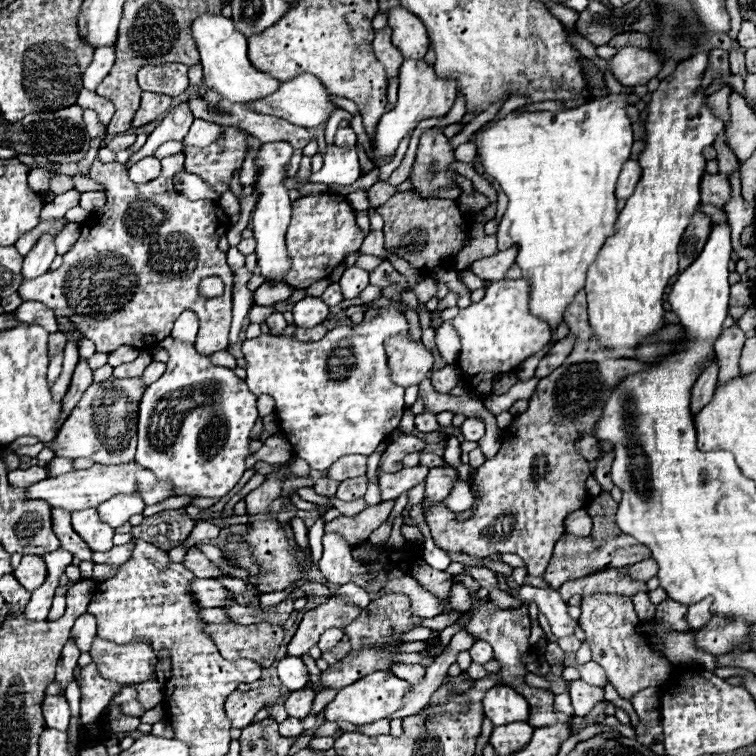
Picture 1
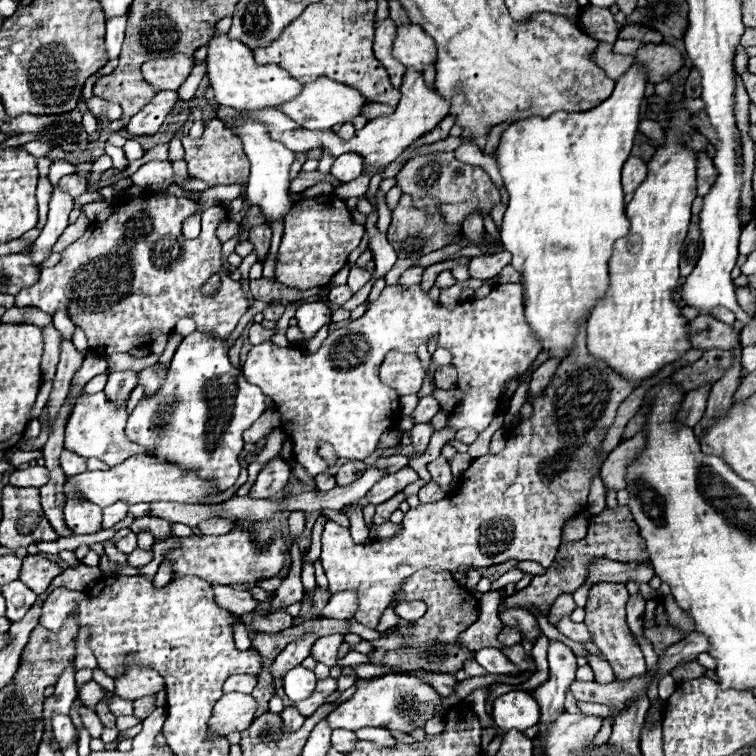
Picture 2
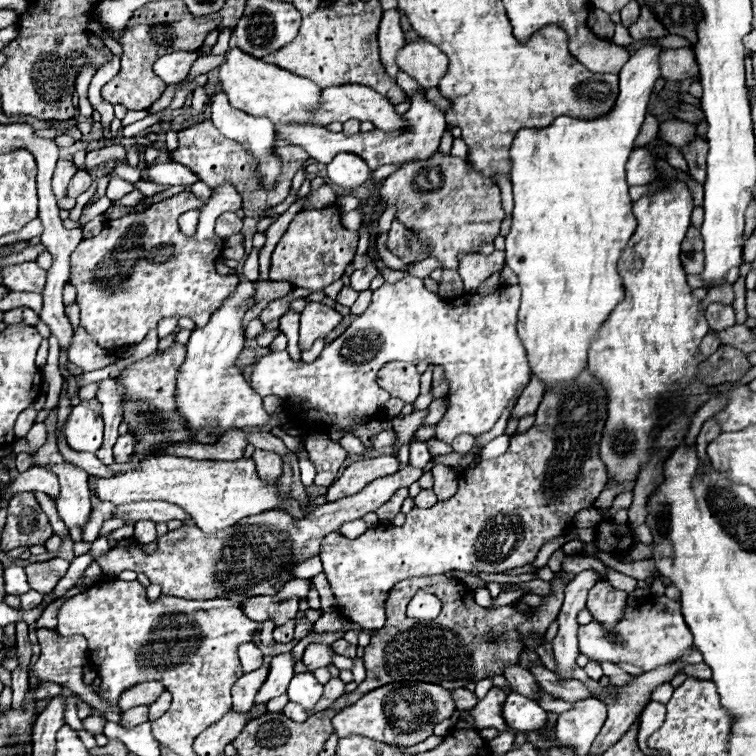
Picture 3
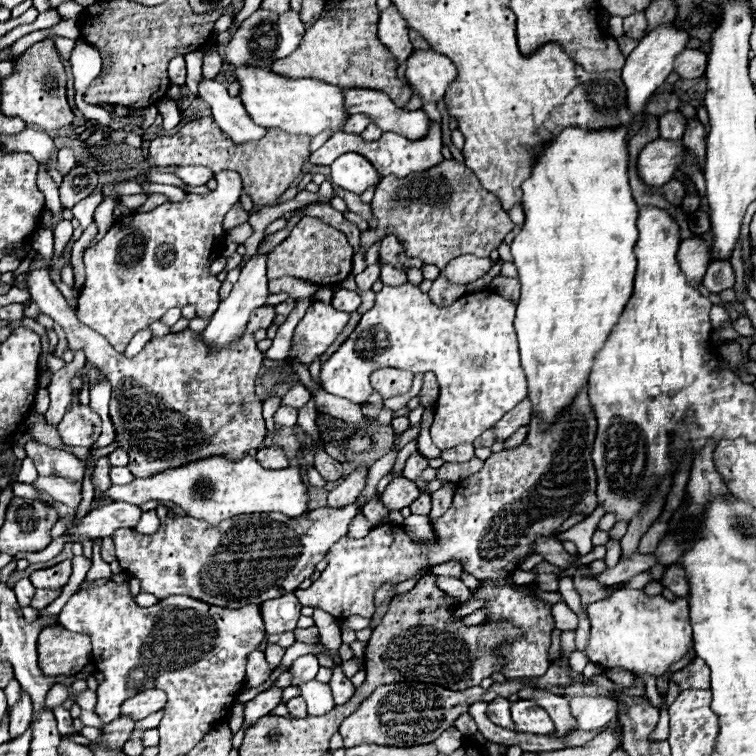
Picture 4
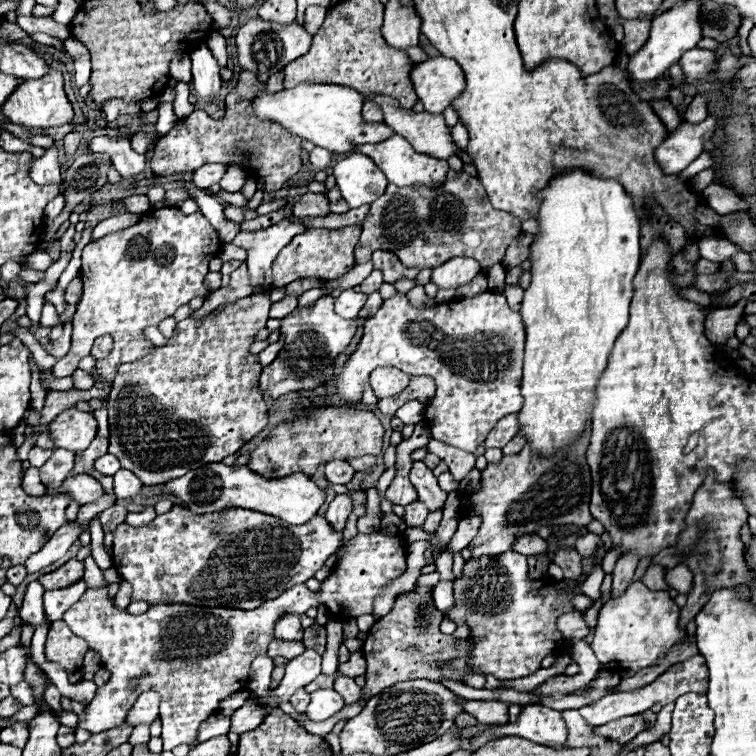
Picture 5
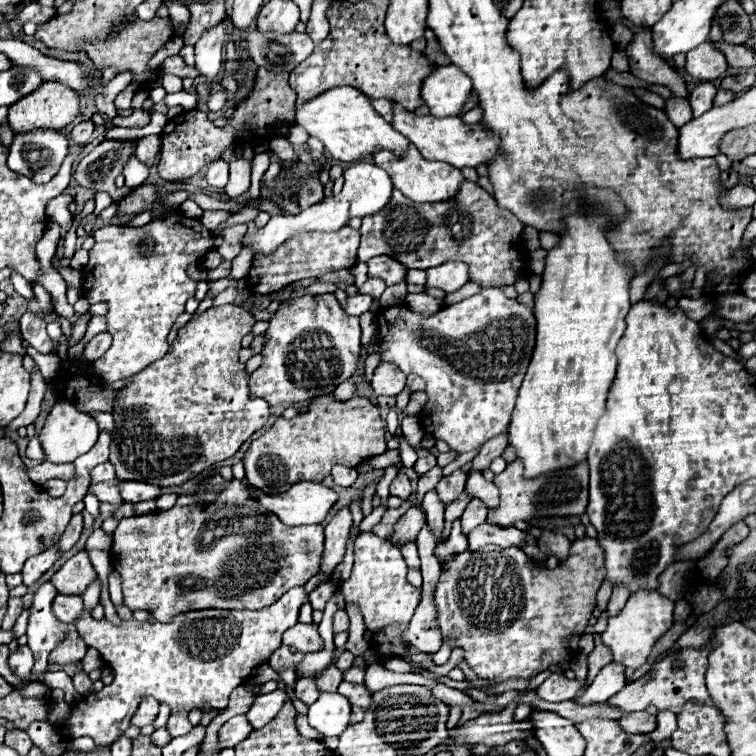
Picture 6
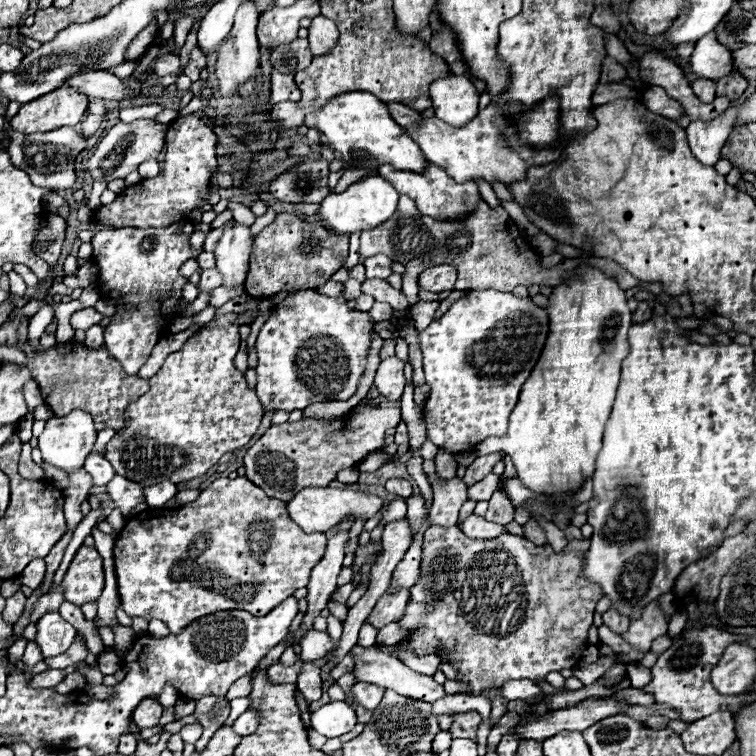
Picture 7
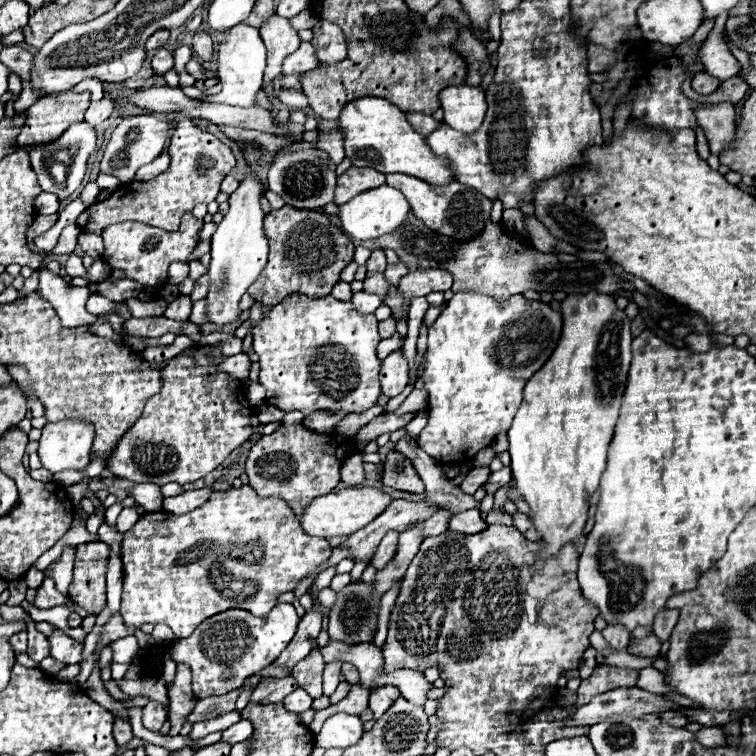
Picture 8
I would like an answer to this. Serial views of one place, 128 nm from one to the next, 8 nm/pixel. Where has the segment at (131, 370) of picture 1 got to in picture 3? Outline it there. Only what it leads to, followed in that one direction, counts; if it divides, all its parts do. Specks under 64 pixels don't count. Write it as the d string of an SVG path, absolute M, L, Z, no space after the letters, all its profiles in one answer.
M114 378L102 380L100 382L100 390L96 394L96 398L100 400L102 408L104 408L104 446L98 450L98 458L102 460L102 464L112 464L112 446L118 438L118 426L122 422L122 410L124 410L124 386L120 382L116 382Z

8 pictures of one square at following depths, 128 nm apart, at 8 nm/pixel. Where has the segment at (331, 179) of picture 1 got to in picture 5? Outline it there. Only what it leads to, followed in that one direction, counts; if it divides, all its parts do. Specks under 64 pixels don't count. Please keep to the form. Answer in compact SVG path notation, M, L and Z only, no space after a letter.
M348 154L334 164L334 176L342 198L350 208L372 204L386 190L388 180L364 154Z

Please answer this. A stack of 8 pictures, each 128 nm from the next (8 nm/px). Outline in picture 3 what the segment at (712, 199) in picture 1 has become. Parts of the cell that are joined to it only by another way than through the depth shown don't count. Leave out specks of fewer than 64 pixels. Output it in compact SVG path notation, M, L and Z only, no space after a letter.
M696 136L688 146L682 148L682 154L688 162L688 174L698 184L704 184L706 180L706 158L708 158L708 144L704 138Z

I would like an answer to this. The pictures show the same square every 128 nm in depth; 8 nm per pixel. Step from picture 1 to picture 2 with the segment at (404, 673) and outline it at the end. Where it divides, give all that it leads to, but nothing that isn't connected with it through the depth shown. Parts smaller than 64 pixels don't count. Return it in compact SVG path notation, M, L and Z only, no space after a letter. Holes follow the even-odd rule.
M358 664L358 666L354 666L354 670L360 678L372 678L372 676L382 676L390 668L388 666L376 666L376 664ZM420 670L420 672L408 672L408 676L420 678L422 682L426 682L434 690L438 690L438 694L442 694L442 696L448 696L450 692L453 692L457 682L454 675L439 672L424 672L424 670Z

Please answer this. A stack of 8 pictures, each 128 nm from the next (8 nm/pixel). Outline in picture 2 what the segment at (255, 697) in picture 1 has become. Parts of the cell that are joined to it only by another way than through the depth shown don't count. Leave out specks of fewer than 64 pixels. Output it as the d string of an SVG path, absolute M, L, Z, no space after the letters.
M224 694L214 706L214 714L210 718L210 732L218 736L246 730L254 720L256 708L258 704L250 694Z

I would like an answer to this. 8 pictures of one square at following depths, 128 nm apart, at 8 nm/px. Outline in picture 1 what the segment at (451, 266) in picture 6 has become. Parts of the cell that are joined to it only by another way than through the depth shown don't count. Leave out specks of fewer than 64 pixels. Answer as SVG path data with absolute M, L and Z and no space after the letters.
M508 248L504 252L494 254L494 256L476 260L470 268L478 278L488 280L488 282L498 282L498 280L504 280L506 272L514 264L514 258L516 258L516 248Z

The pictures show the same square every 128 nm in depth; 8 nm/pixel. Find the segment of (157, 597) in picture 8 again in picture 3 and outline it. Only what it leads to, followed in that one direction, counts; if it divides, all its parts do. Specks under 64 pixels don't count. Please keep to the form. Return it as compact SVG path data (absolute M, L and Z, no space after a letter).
M404 466L392 476L370 482L358 494L322 504L302 518L294 518L278 510L268 510L256 516L242 518L236 526L220 534L204 534L198 526L182 526L180 530L164 534L158 540L158 550L152 554L144 554L140 550L140 542L126 538L120 540L116 548L102 554L96 562L100 564L104 574L118 576L124 570L142 572L150 578L152 584L160 584L164 594L180 598L196 600L218 596L242 602L242 598L250 598L256 594L274 596L290 580L292 566L318 554L326 534L338 532L344 522L352 522L368 512L374 512L384 502L388 502L388 498L396 490L414 484L416 480L420 480L422 474L424 472L420 468Z

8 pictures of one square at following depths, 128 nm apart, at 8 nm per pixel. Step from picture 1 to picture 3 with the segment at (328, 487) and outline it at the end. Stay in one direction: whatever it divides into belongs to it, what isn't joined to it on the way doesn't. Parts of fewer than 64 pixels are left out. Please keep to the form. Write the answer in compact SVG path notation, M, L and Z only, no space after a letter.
M308 432L304 438L304 448L308 452L308 458L316 466L316 486L332 486L332 482L338 478L338 471L342 462L346 460L346 452L332 442L326 434L320 432Z

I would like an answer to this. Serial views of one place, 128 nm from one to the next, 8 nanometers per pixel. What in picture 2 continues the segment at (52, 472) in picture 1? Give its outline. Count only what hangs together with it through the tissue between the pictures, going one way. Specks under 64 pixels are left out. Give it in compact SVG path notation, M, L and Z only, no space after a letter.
M64 450L60 456L60 466L66 476L74 476L74 474L80 474L86 470L86 460L82 456L76 456L76 454Z

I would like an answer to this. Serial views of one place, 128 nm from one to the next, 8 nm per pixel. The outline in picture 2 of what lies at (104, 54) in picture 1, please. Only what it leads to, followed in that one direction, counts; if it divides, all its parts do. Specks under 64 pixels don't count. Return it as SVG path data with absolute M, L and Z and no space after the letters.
M120 16L120 18L114 18L114 20L106 22L106 54L108 54L108 62L112 62L112 60L116 60L120 56L124 30L126 30L126 16Z

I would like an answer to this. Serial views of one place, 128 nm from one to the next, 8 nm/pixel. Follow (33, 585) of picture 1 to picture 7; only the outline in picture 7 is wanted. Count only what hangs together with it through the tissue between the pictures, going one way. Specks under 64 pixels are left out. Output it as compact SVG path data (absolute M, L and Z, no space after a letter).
M82 546L76 556L72 558L64 580L64 600L82 606L88 600L98 600L104 588L104 570L102 570L102 558L96 552L96 548Z

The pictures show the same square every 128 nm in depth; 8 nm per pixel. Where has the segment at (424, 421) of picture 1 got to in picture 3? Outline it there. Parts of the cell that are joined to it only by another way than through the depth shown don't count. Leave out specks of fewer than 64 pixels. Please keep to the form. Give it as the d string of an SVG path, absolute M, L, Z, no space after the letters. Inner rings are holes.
M385 430L380 432L376 438L374 439L374 447L375 448L382 448L385 446L394 445L396 441L396 434L391 430ZM410 442L410 466L426 466L430 458L426 442Z

